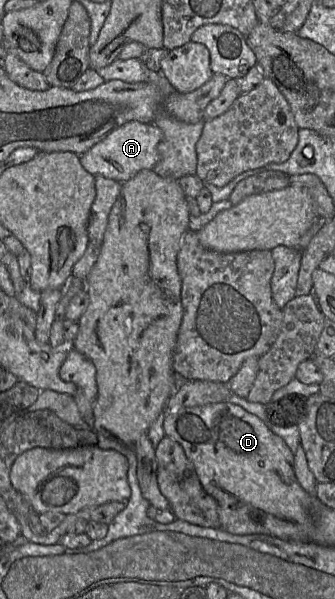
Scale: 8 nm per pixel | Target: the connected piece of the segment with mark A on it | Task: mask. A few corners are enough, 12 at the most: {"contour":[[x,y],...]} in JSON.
{"contour":[[130,121],[81,154],[123,183],[159,159],[161,129]]}

